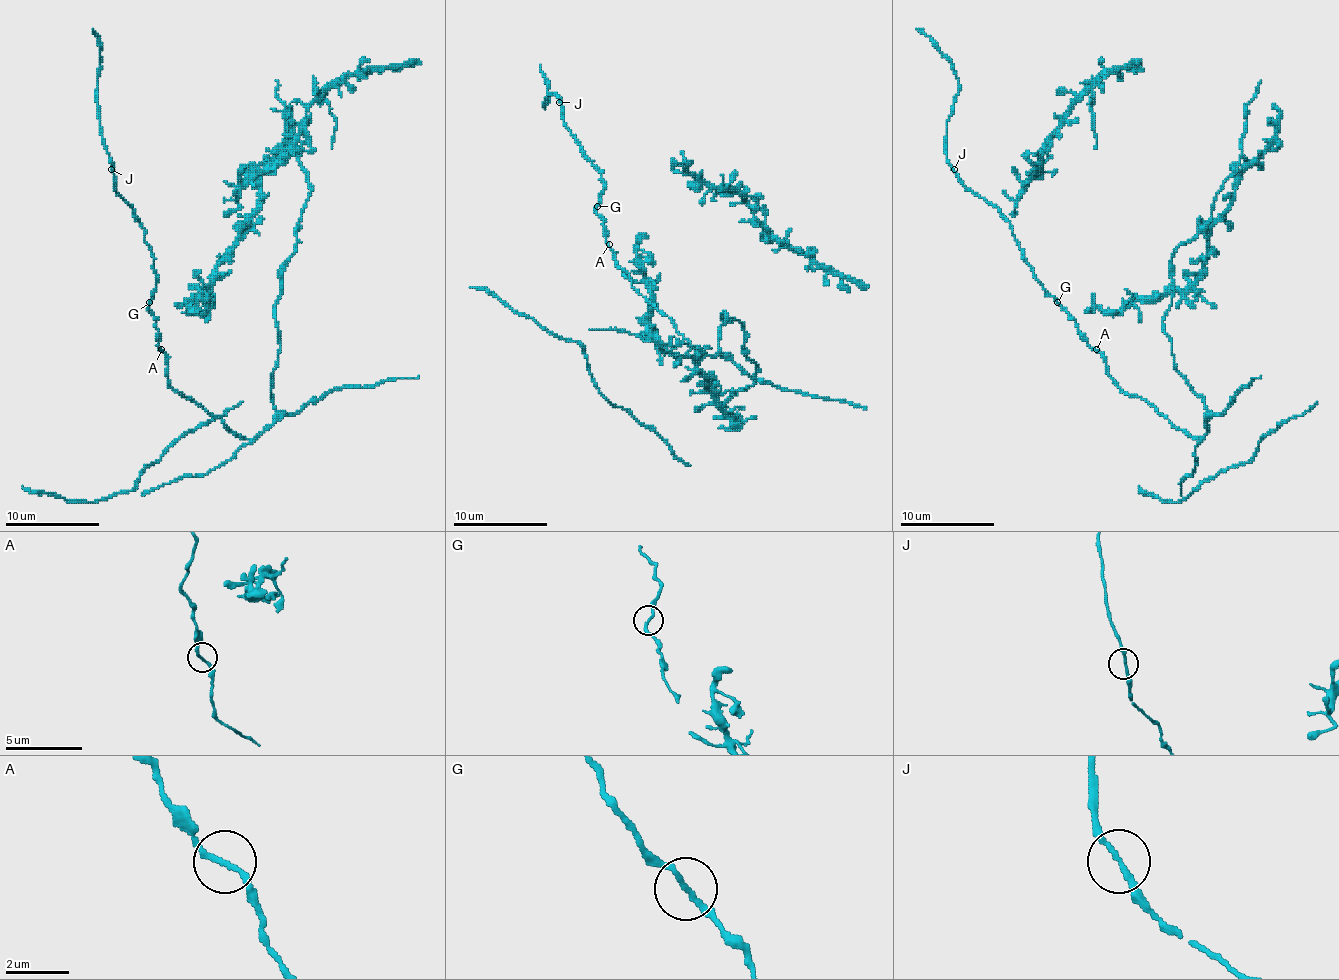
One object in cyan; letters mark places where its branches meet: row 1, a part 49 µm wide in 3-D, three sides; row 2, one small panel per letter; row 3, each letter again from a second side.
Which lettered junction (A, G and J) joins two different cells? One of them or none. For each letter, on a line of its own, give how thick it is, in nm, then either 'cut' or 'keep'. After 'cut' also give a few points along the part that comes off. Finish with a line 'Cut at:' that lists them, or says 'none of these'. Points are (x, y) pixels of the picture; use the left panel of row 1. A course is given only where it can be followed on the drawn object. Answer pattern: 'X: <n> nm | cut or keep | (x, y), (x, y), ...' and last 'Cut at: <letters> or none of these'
A: 150 nm | keep
G: 160 nm | keep
J: 160 nm | keep
Cut at: none of these

